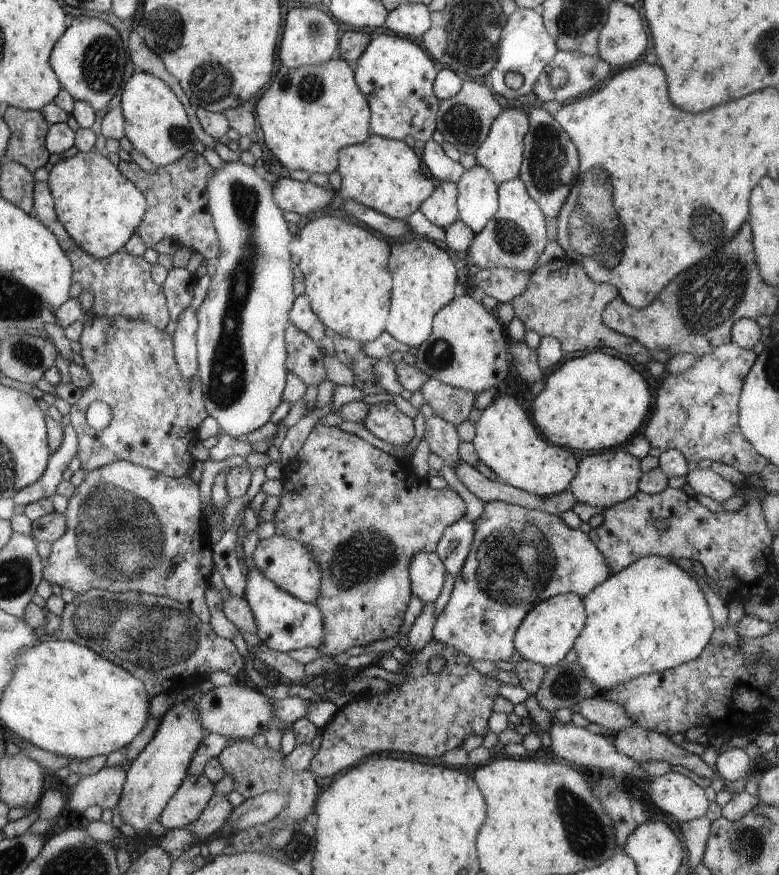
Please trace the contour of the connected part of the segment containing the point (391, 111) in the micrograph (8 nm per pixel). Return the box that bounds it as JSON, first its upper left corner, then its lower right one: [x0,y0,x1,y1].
[358,34,444,142]

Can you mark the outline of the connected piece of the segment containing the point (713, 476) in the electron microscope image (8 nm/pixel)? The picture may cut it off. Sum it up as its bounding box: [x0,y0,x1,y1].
[685,466,738,502]

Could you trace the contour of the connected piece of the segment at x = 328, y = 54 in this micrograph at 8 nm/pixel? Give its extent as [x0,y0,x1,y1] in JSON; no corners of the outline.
[279,4,338,69]

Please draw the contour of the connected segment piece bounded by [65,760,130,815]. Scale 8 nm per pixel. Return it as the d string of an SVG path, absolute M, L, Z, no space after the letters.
M126 760L126 762L126 765L122 769L105 766L100 772L81 777L75 785L70 786L70 794L65 798L65 812L69 813L71 811L72 814L82 815L86 808L94 805L100 806L102 810L113 811L117 807L118 801L121 799L126 776L124 770L126 770L130 764L128 760Z

